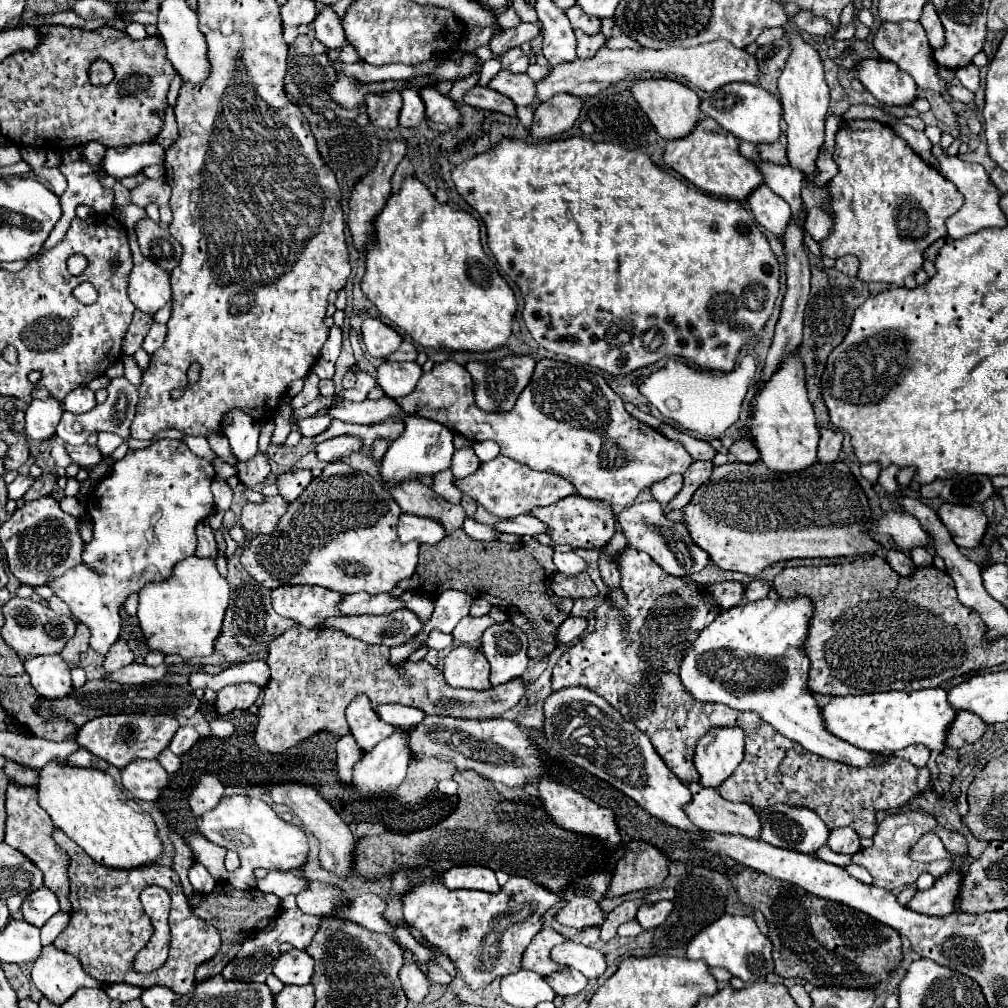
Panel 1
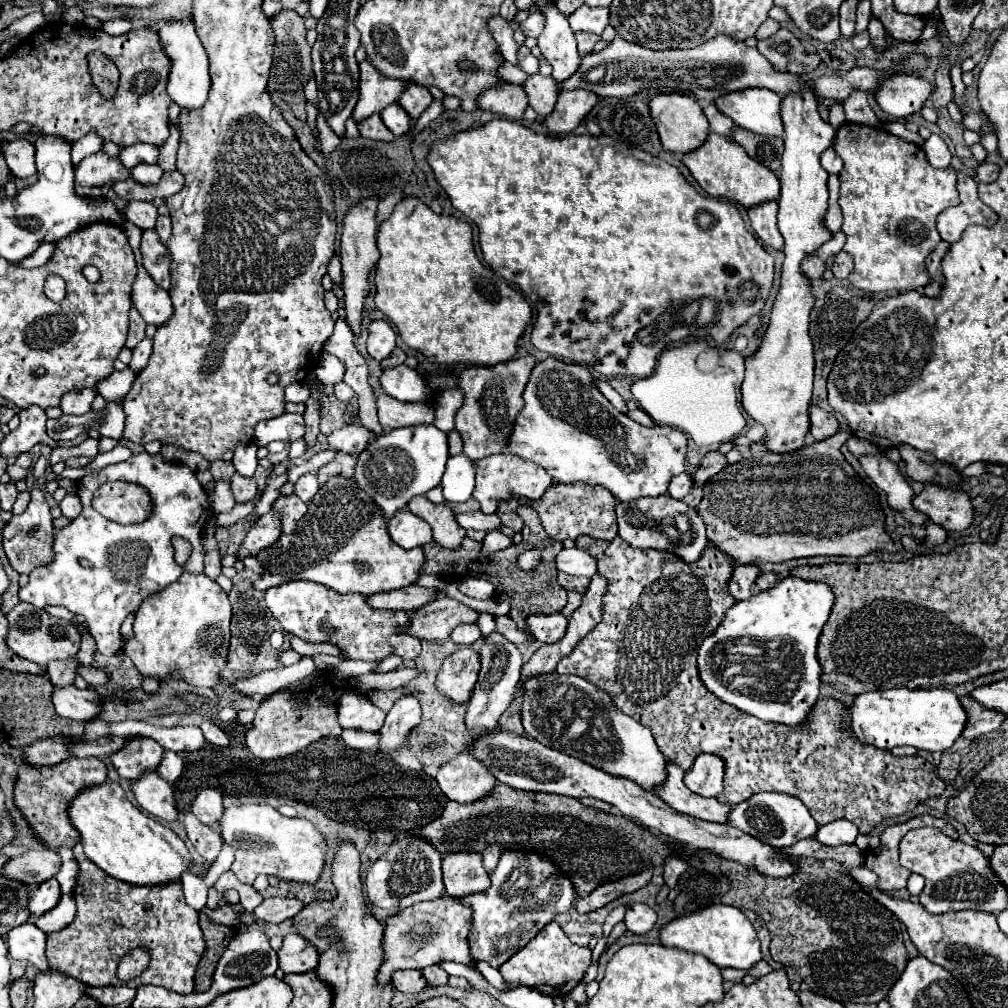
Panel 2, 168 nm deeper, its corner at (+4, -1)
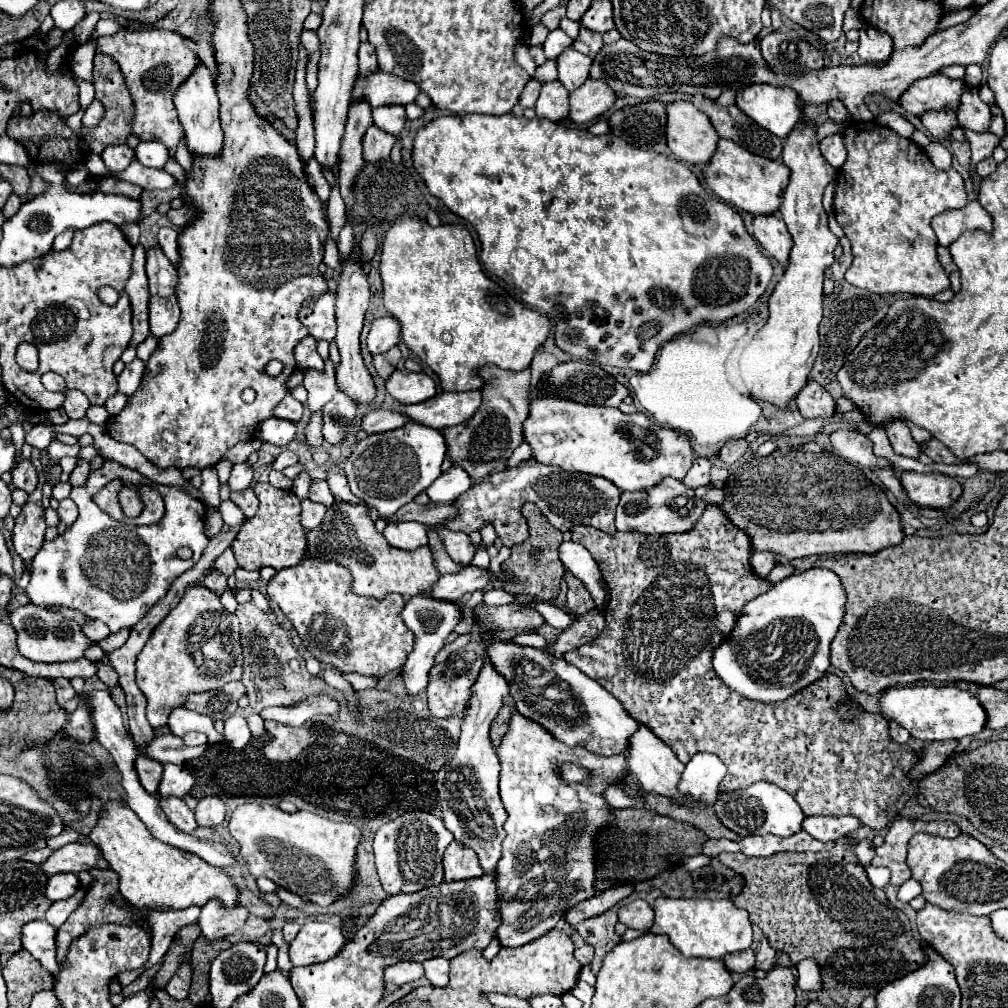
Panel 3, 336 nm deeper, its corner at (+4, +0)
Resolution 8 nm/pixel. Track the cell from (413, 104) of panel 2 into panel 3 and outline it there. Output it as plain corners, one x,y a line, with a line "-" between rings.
376,72
366,80
356,80
352,92
354,98
364,96
372,106
384,106
384,104
406,106
416,100
420,88
416,88
416,84
410,84
408,80
402,80
398,76

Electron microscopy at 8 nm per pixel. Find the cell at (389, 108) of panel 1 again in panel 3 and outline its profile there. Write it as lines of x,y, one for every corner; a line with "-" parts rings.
374,124
366,130
364,138
362,138
362,146
364,146
364,160
368,162
376,162
376,160
386,160
390,156
390,150
394,146
396,138
380,128
376,128

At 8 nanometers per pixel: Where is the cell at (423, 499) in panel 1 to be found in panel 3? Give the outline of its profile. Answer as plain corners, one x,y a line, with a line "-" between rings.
438,526
438,534
444,540
444,548
446,548
448,556
454,562
458,562
458,564
468,566
470,560
472,560
472,556
474,556
474,552
476,552
476,546
470,542
468,534
454,532
454,530
446,528
446,526
442,526
442,528

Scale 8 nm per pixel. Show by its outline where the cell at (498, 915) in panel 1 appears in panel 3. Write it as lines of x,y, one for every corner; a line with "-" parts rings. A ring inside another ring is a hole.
518,712
512,714
510,728
506,736
502,738
498,746
500,756
500,798
504,802
504,808
508,812
508,820
504,824
506,838
502,842
502,858
498,860
498,866
494,870
494,880
498,886
498,914
500,914
500,926
494,934
494,940
500,942
500,946
506,948
518,948
526,942
536,940
544,932
552,930
558,920
564,918
564,914
594,896
592,880
594,880
594,834
600,826
608,822
610,808
602,800
602,792
616,782
620,776
628,772
626,758
624,756
596,756
586,752
584,748
576,746
570,748
558,740
554,740
540,724
534,724
532,720
524,720
-
562,762
576,762
584,768
592,770
592,780
588,784
574,784
566,786
556,776
556,770

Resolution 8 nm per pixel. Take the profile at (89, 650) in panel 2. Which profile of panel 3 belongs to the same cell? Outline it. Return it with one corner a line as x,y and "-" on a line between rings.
96,662
96,668
98,668
98,678
106,684
106,686
114,686
116,682
118,682
118,674
116,674
116,670
110,666
110,664
106,664
106,662

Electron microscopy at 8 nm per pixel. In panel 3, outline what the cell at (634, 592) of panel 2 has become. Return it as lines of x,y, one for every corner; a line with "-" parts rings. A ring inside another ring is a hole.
708,506
696,522
696,528
688,534
644,536
640,532
616,532
608,536
592,526
576,526
572,528
572,540
580,542
596,558
610,588
610,602
604,608
604,630
592,642
568,652
564,660
612,692
634,720
652,730
676,752
680,762
686,764
696,752
712,752
728,768
724,792
756,782
772,782
792,794
806,816
850,814
874,830
886,828
916,794
908,778
908,772
918,762
916,752
908,744
894,744
888,734
888,722
878,714
858,708
854,720
844,720
836,708
844,704
844,700
848,702
850,694
838,676
824,676
824,680
810,684
800,696
786,700
786,704
752,704
736,696
736,692
724,686
712,672
712,648
728,636
740,608
772,588
768,580
752,576
748,564
752,546
744,532
724,520
720,508
-
642,554
650,554
646,562

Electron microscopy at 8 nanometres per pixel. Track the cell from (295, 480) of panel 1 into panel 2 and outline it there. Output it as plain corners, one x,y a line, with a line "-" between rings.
306,473
296,481
294,495
298,495
302,501
310,501
316,495
318,489
320,489
320,479
312,473

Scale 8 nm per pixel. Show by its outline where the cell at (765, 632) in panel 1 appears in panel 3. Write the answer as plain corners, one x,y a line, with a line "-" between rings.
810,568
784,578
740,610
732,636
712,652
716,676
746,700
776,704
796,696
828,672
830,642
842,624
844,600
846,592
832,570

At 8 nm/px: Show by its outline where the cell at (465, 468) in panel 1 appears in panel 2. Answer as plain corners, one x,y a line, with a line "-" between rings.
454,455
446,463
442,477
442,495
450,503
462,503
472,497
474,491
474,465
464,455

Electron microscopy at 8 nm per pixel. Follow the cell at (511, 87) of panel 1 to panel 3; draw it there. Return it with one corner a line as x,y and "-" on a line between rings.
546,82
540,90
540,98
536,102
536,116
552,122
560,122
568,116
568,90
560,82

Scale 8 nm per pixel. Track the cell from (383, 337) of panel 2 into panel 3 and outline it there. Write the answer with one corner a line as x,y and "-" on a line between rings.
378,318
372,322
368,332
368,350
374,354
384,354
398,344
400,324
394,318

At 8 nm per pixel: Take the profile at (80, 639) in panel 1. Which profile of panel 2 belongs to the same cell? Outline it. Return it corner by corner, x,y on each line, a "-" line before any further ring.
66,659
66,661
52,661
46,665
46,673
52,681
54,687
66,687
74,683
76,677
76,659

